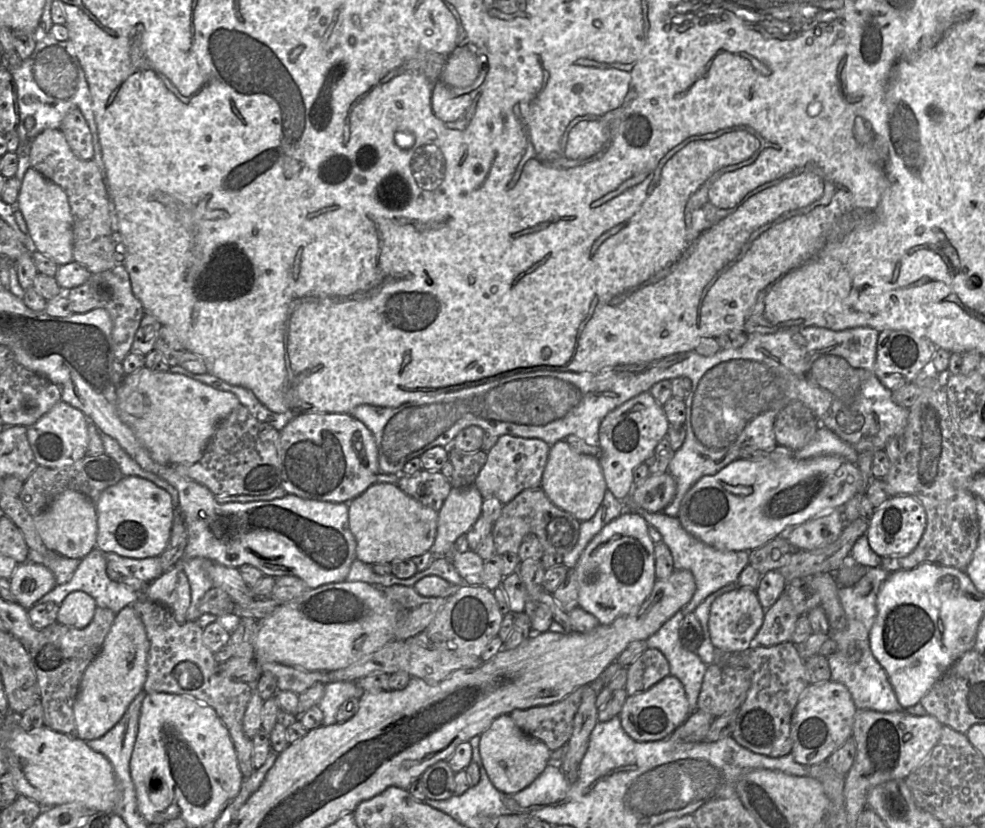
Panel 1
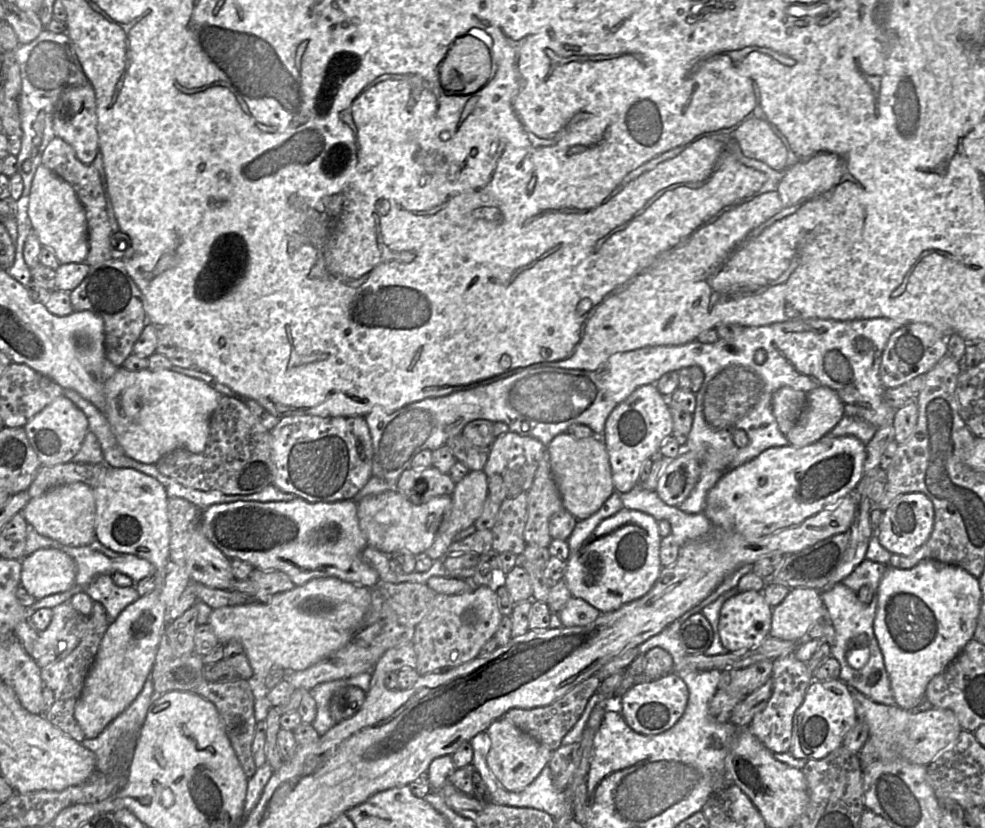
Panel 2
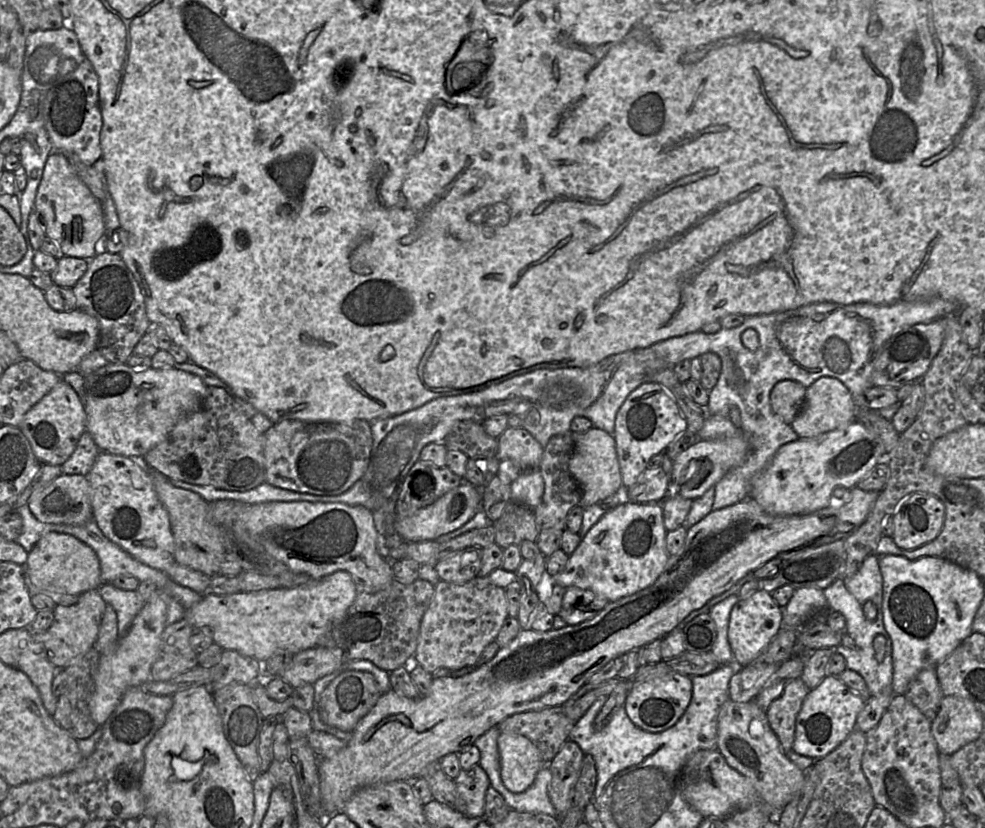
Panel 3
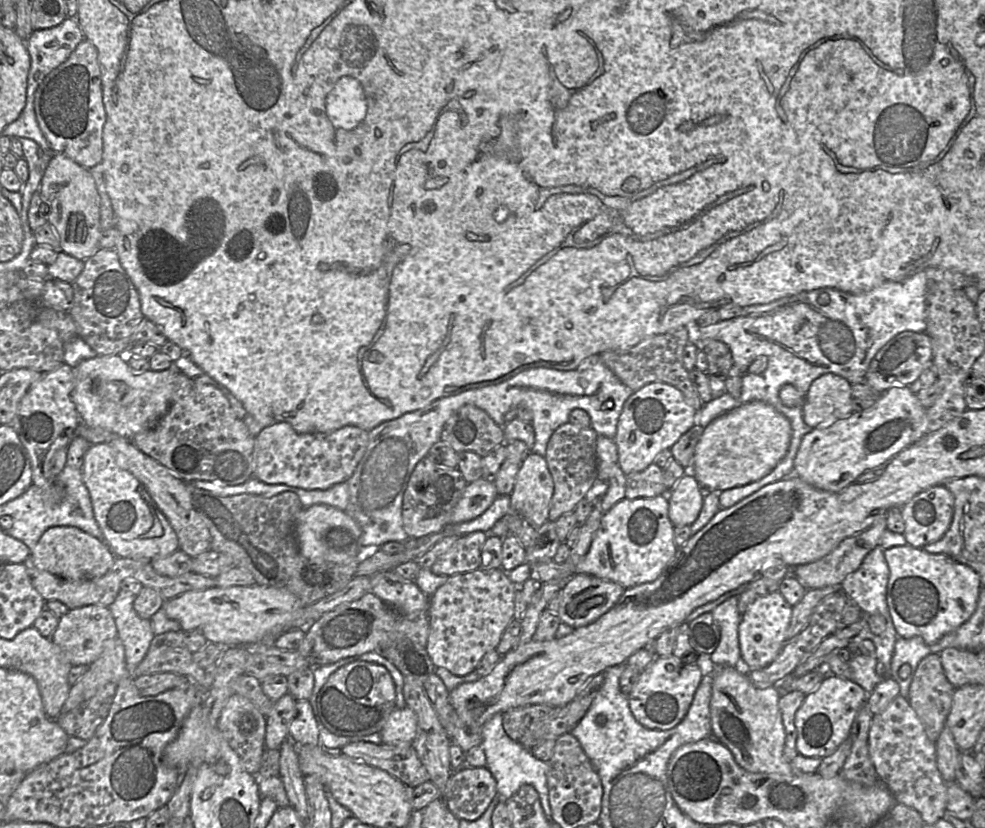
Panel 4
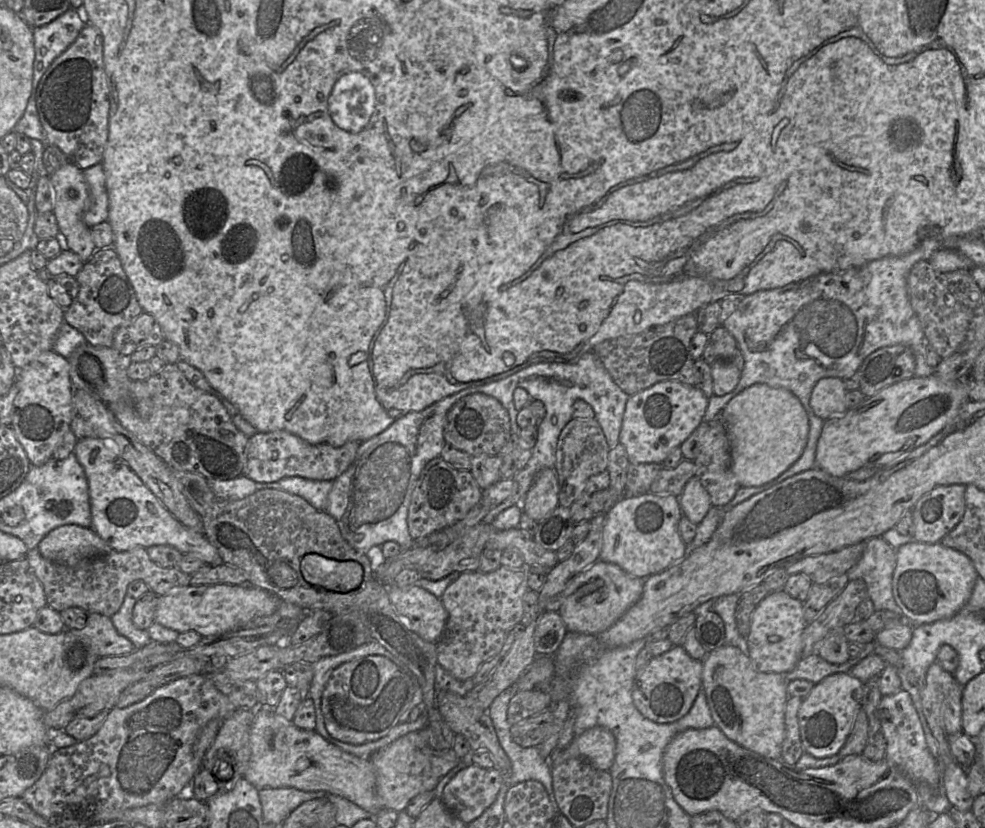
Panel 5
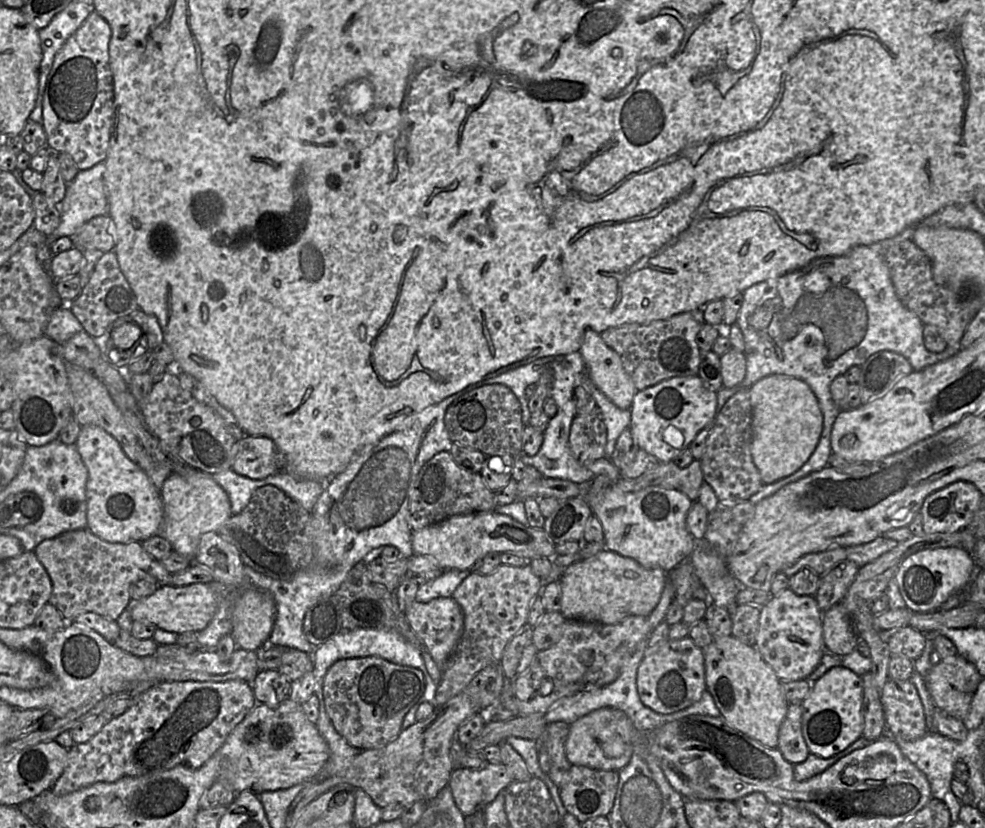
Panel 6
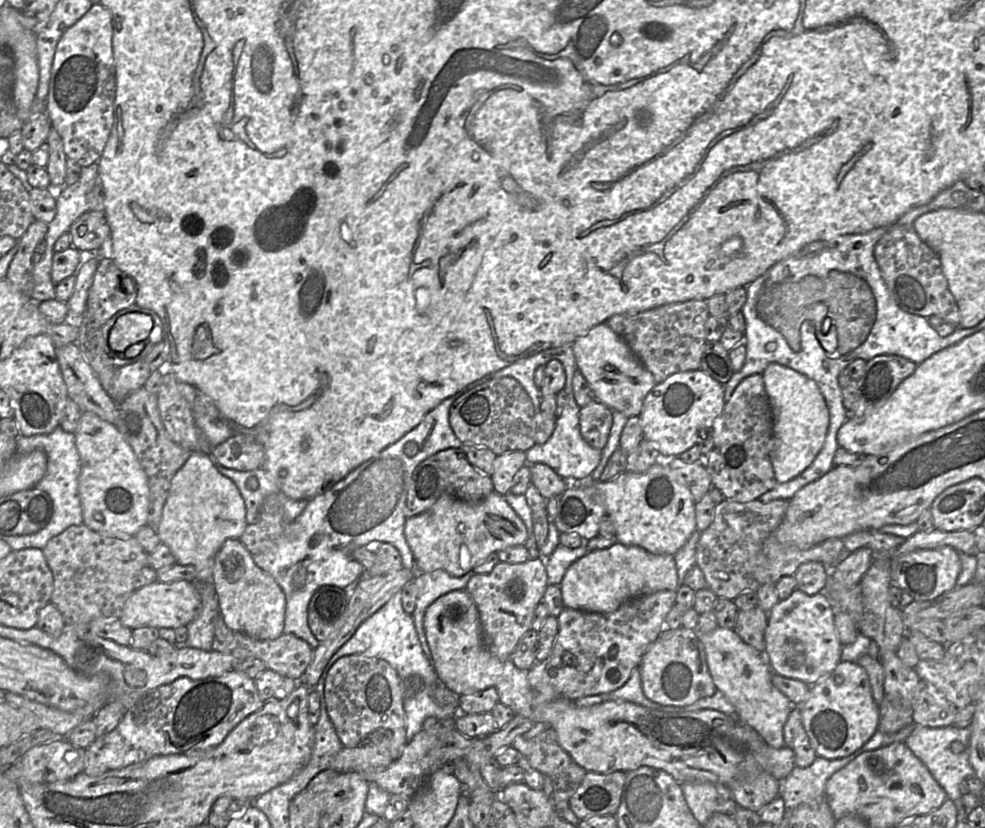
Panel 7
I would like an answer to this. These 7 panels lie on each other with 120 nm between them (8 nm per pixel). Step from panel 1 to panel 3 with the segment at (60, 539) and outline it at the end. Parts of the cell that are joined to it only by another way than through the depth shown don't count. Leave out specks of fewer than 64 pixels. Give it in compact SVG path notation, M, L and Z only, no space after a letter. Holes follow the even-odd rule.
M60 474L47 485L36 489L27 503L32 514L43 523L81 525L93 518L90 486L86 476Z

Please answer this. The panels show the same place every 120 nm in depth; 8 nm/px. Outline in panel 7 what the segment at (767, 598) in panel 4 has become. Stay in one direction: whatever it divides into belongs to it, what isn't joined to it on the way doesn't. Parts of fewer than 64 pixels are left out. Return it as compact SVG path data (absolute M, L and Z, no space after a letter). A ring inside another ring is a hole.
M795 589L767 615L764 657L773 673L813 685L841 662L841 644L834 623L834 611L824 591L807 595Z

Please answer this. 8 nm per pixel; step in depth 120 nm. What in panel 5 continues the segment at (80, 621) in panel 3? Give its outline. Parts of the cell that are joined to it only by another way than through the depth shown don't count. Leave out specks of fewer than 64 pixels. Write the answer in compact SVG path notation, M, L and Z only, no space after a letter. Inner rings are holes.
M90 612L81 629L69 629L73 634L87 638L99 657L120 656L133 652L133 643L119 634L110 617Z

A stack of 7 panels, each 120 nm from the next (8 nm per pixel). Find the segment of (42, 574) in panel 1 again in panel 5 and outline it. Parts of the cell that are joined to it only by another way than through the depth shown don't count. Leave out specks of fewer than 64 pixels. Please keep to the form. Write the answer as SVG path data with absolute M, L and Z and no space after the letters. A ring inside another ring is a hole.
M66 524L53 529L37 547L46 559L67 565L75 565L84 559L112 551L93 529L75 524Z

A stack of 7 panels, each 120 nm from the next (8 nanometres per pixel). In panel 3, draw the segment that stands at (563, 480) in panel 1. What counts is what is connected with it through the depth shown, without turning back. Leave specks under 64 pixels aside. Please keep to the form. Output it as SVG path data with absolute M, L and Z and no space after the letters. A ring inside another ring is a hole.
M592 426L586 432L572 433L572 436L574 448L569 460L569 472L577 482L581 492L579 505L586 508L623 491L622 476L613 435Z

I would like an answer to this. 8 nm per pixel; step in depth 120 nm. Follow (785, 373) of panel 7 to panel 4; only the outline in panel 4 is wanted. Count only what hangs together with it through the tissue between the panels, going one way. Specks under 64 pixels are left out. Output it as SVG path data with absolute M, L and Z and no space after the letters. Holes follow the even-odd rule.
M757 400L741 403L704 428L688 472L705 492L743 486L767 475L786 455L791 439L789 419L773 406Z

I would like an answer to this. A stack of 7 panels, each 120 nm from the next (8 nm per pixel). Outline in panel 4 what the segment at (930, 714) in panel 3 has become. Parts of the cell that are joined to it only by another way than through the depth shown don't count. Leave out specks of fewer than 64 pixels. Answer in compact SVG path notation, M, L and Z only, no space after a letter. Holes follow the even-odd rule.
M930 654L919 662L909 688L908 702L932 742L936 743L946 725L955 689L945 675L939 654Z

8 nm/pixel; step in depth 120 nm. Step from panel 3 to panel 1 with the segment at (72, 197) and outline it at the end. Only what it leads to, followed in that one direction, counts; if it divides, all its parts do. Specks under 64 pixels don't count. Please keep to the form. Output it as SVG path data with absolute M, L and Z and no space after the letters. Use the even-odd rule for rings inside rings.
M30 167L21 181L17 198L19 209L28 226L28 233L37 251L59 266L73 260L73 219L68 198L63 189Z

